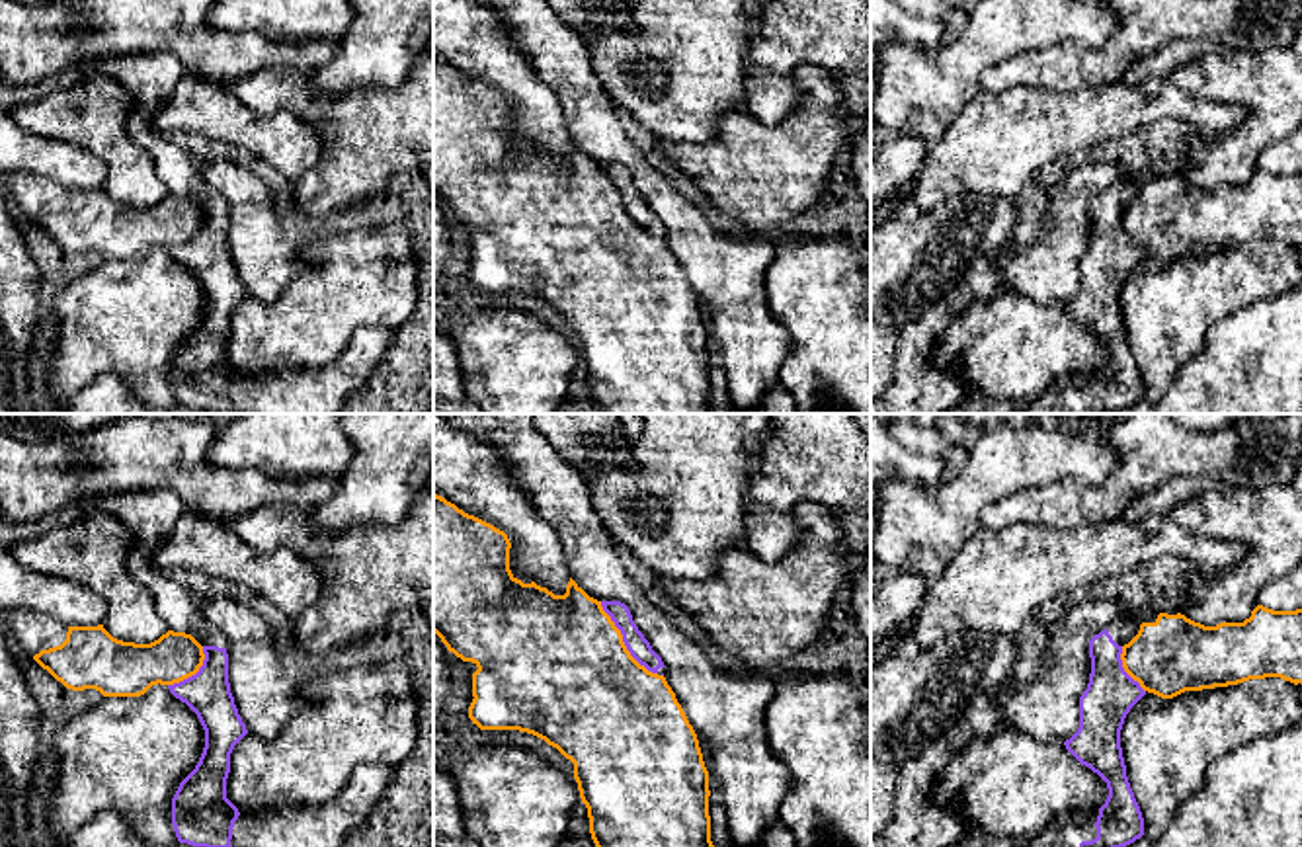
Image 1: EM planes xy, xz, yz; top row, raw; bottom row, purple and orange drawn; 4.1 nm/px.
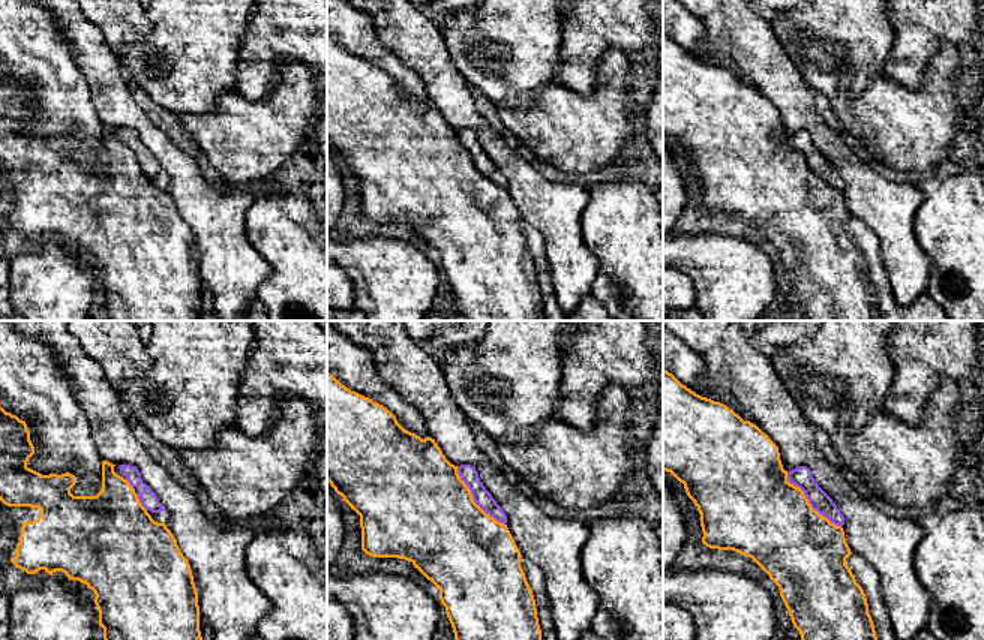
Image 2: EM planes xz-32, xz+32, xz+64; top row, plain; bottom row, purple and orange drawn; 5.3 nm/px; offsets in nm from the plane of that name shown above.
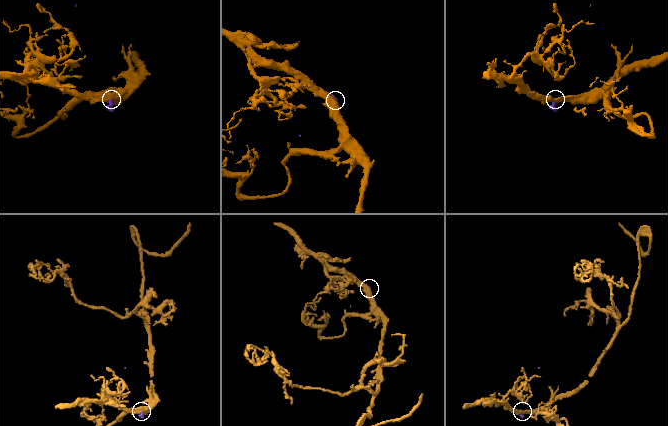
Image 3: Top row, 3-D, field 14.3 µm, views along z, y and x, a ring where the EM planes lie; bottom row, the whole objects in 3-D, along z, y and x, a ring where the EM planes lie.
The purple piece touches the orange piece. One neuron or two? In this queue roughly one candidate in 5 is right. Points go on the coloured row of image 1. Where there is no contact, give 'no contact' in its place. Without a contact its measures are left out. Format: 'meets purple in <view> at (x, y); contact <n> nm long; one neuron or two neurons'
meets purple in xz at (623, 641); contact 380 nm long; two neurons

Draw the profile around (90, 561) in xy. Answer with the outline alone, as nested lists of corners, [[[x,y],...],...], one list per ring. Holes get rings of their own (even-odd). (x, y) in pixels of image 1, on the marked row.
[[[98,504],[84,507],[84,515],[39,539],[27,539],[10,546],[14,558],[43,576],[55,576],[82,584],[107,603],[103,628],[117,640],[150,644],[168,632],[154,607],[152,593],[131,578],[125,562],[133,544],[133,531]]]

